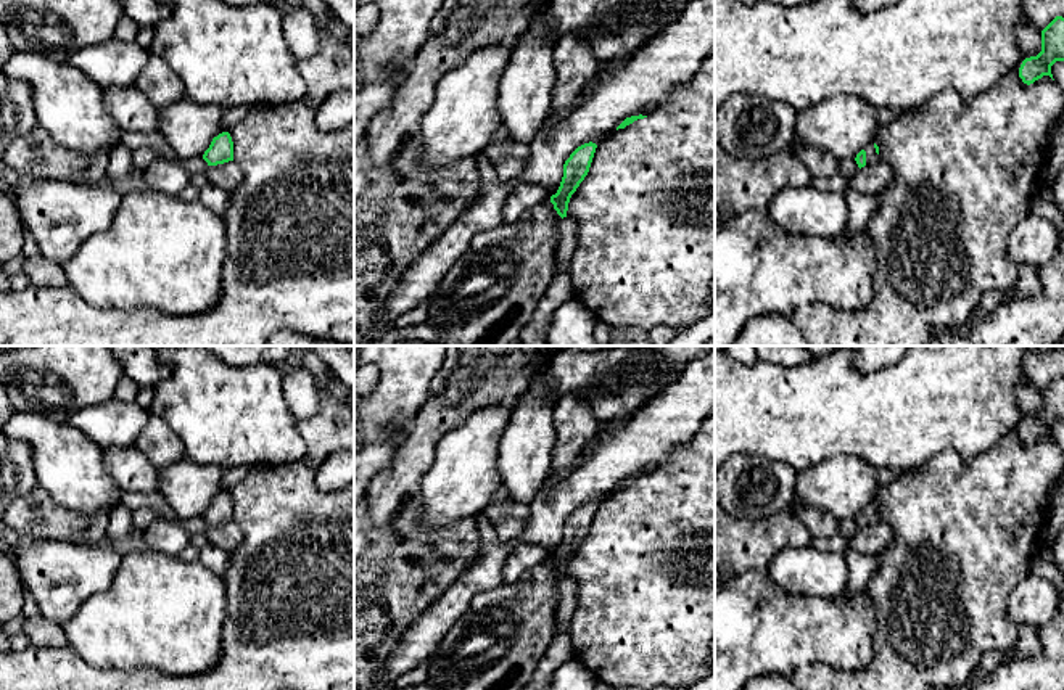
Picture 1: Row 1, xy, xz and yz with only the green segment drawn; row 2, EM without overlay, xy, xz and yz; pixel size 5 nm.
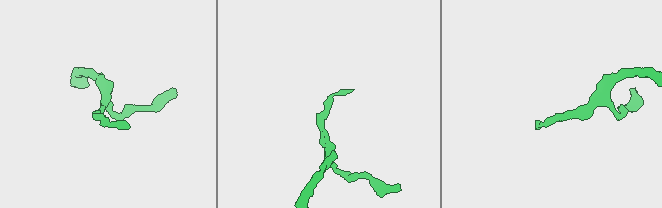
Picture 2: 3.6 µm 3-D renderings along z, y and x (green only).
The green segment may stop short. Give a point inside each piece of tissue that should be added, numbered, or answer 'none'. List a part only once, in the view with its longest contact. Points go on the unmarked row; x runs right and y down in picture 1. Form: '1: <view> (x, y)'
1: yz (871, 517)

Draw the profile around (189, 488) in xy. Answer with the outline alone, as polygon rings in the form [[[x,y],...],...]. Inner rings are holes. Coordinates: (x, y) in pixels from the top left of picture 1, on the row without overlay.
[[[188,457],[158,470],[158,494],[177,518],[193,520],[204,515],[214,497],[225,492],[219,465],[200,465]]]

